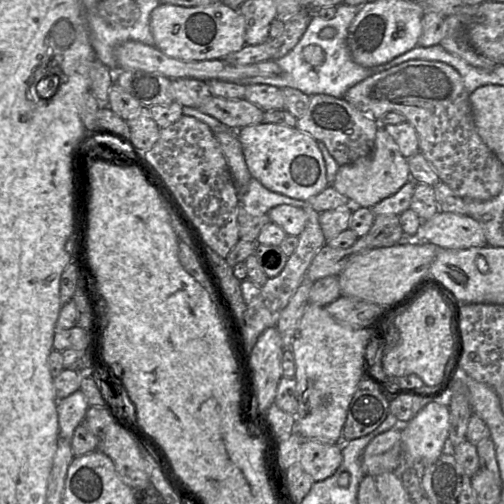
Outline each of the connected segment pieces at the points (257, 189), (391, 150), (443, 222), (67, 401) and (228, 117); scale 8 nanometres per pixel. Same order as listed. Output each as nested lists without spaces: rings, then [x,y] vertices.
[[[251,178],[244,193],[239,192],[239,203],[251,216],[262,216],[278,205],[291,205],[306,208],[307,201],[297,200],[272,192],[261,185],[255,178]]]
[[[379,126],[373,152],[353,163],[340,166],[332,186],[346,196],[353,206],[372,208],[384,198],[395,194],[410,179],[408,160],[401,154],[391,135]]]
[[[438,211],[431,219],[422,222],[420,238],[443,249],[467,249],[487,245],[482,224],[469,215]]]
[[[80,389],[68,397],[58,400],[57,412],[61,438],[71,441],[75,429],[82,423],[89,407],[87,399]]]
[[[210,96],[197,109],[232,130],[263,122],[263,110],[245,99],[230,100]]]

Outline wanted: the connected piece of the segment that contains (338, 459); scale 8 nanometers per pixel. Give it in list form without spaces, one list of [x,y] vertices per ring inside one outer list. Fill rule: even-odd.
[[[303,440],[300,464],[314,482],[331,477],[343,461],[342,450],[337,443],[319,440]]]

